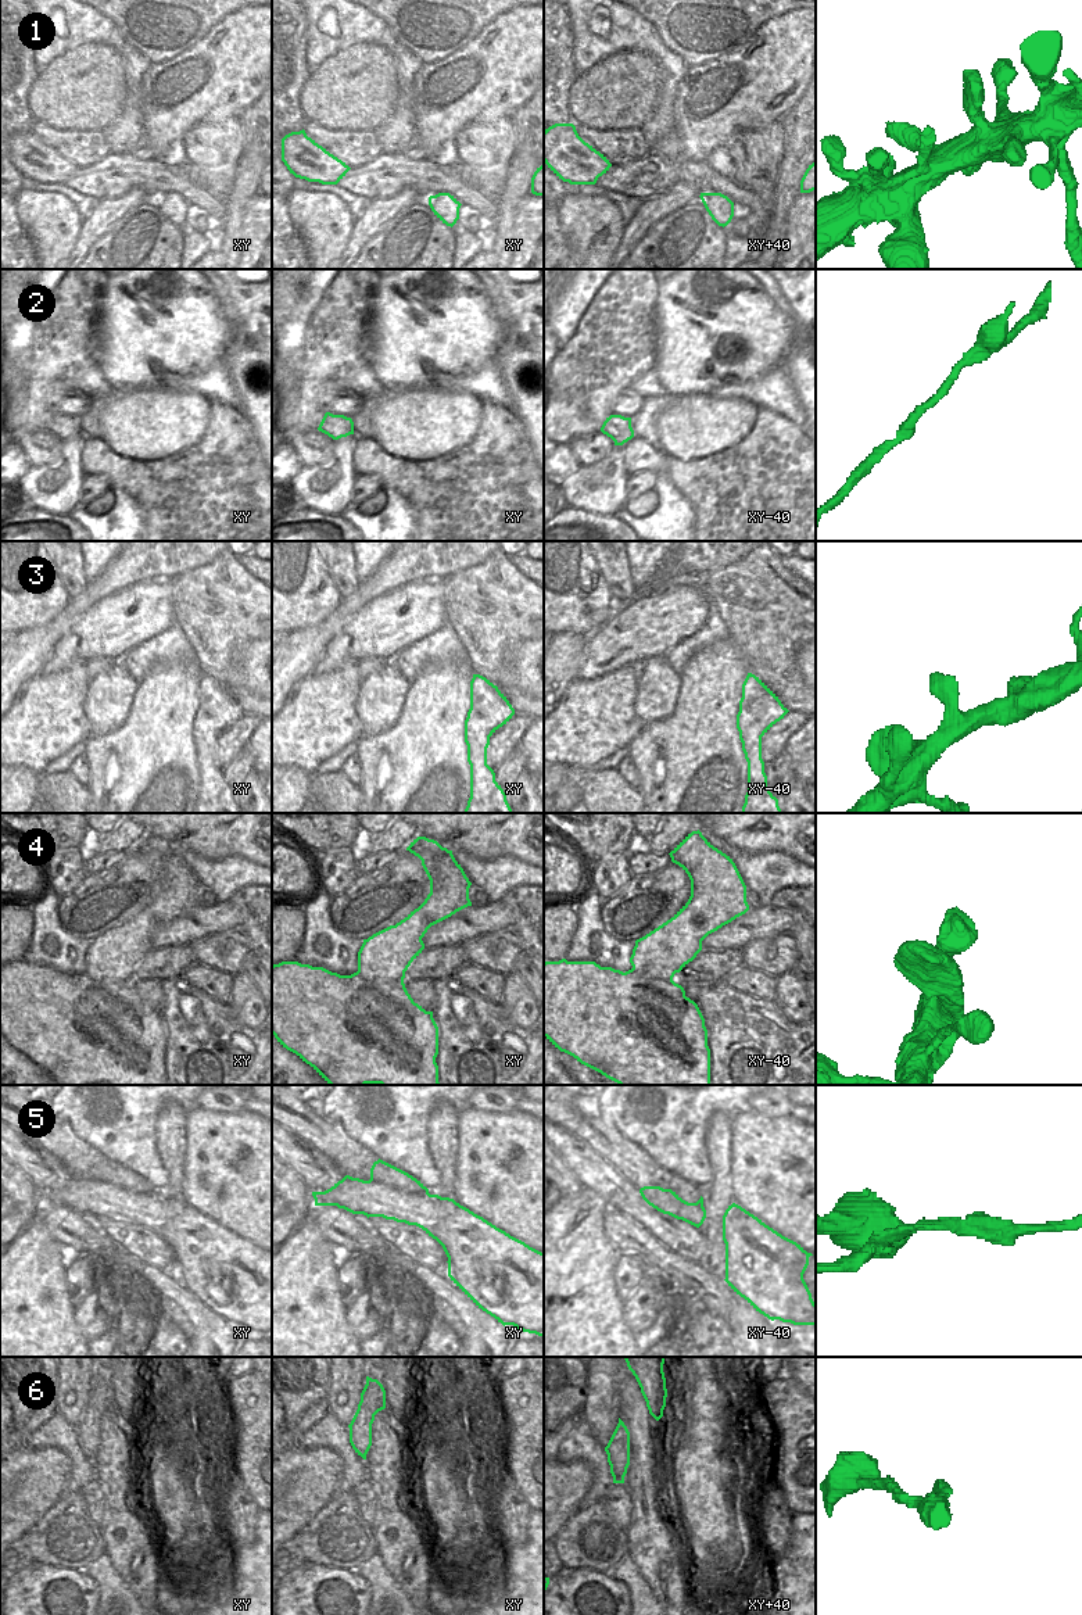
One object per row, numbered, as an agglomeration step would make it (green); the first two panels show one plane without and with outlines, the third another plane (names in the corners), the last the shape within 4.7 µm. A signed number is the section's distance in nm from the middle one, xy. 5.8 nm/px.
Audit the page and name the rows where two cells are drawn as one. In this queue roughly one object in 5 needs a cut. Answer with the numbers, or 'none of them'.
5

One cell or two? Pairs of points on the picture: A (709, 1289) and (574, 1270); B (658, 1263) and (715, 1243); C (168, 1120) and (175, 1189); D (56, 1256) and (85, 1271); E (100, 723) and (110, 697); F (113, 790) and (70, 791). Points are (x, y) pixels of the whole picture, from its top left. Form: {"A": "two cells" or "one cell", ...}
{"A": "two cells", "B": "two cells", "C": "one cell", "D": "two cells", "E": "one cell", "F": "two cells"}

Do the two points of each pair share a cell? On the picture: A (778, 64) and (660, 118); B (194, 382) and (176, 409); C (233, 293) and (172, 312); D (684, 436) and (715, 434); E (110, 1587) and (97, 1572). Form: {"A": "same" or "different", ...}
{"A": "different", "B": "different", "C": "different", "D": "same", "E": "same"}

